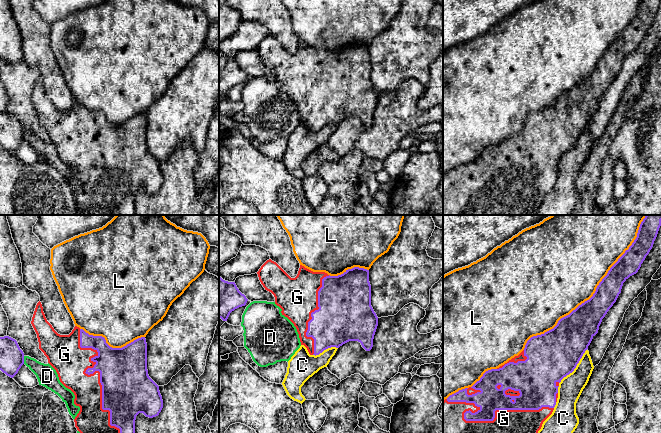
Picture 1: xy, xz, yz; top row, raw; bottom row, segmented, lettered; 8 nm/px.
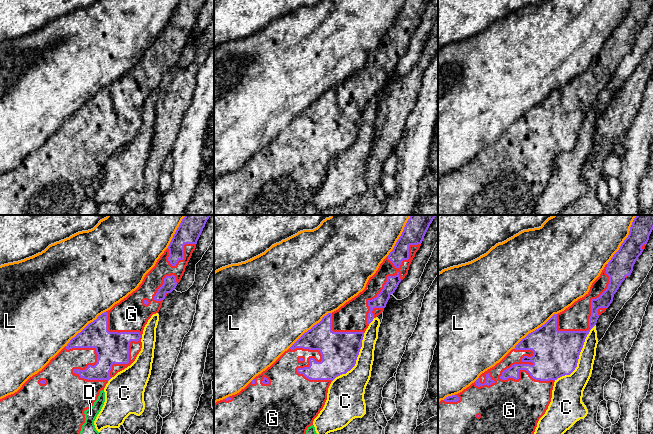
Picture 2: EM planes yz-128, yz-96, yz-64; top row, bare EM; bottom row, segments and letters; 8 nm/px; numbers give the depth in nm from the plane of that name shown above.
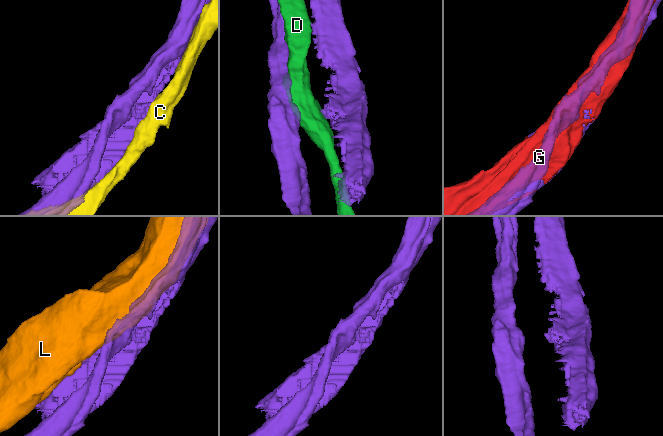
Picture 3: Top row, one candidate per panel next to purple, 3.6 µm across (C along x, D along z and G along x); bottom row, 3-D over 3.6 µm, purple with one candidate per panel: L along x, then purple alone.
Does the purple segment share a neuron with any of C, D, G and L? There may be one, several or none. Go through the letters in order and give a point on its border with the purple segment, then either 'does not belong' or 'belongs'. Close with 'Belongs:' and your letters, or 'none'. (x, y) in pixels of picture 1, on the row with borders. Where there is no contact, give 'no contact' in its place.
C: yz (575, 367) | does not belong
D: xy (23, 360) | does not belong
G: yz (485, 420) | belongs
L: yz (595, 292) | does not belong
Belongs: G

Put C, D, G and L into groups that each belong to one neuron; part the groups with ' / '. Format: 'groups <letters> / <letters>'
groups C / D / G / L

